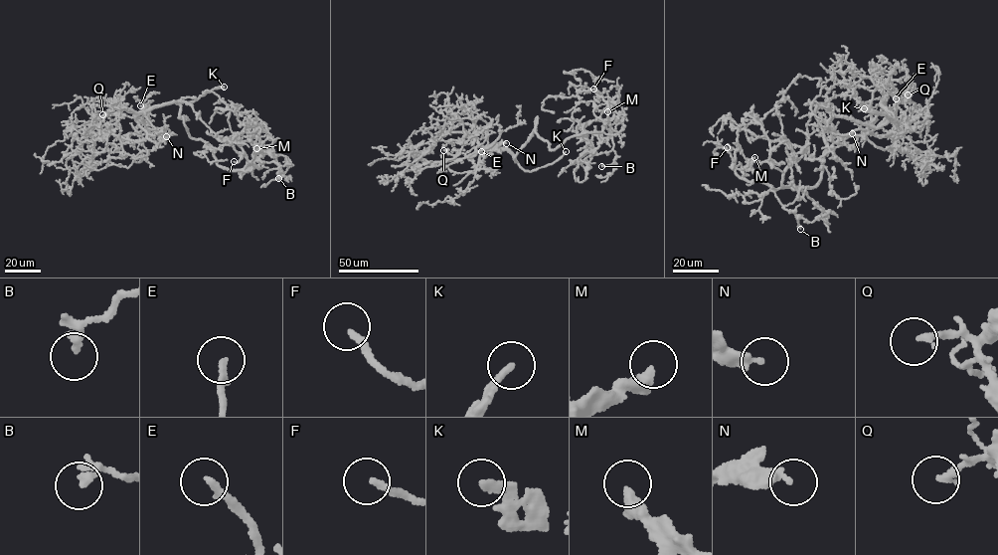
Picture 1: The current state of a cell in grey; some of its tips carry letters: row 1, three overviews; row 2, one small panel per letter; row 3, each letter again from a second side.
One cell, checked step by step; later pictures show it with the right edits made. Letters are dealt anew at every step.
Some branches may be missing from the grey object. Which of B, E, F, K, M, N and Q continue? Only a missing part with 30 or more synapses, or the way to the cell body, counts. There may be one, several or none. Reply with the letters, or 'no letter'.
no letter

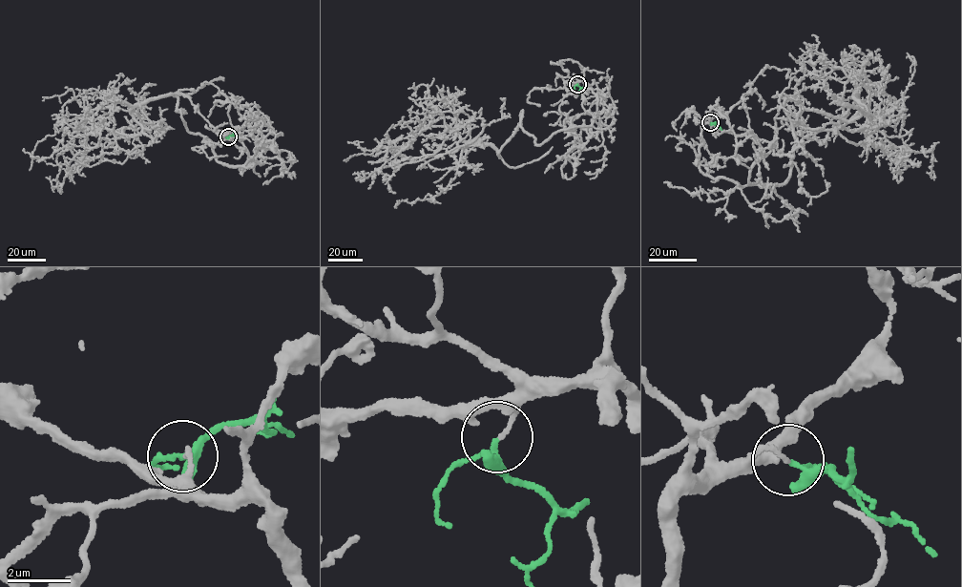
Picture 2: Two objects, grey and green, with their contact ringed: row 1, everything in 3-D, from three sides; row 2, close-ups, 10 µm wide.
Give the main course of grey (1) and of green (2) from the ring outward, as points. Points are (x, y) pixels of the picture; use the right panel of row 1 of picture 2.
1: (710, 122), (704, 174), (783, 183), (788, 96), (847, 121), (859, 94), (852, 129), (891, 100)
2: (710, 122), (721, 130)

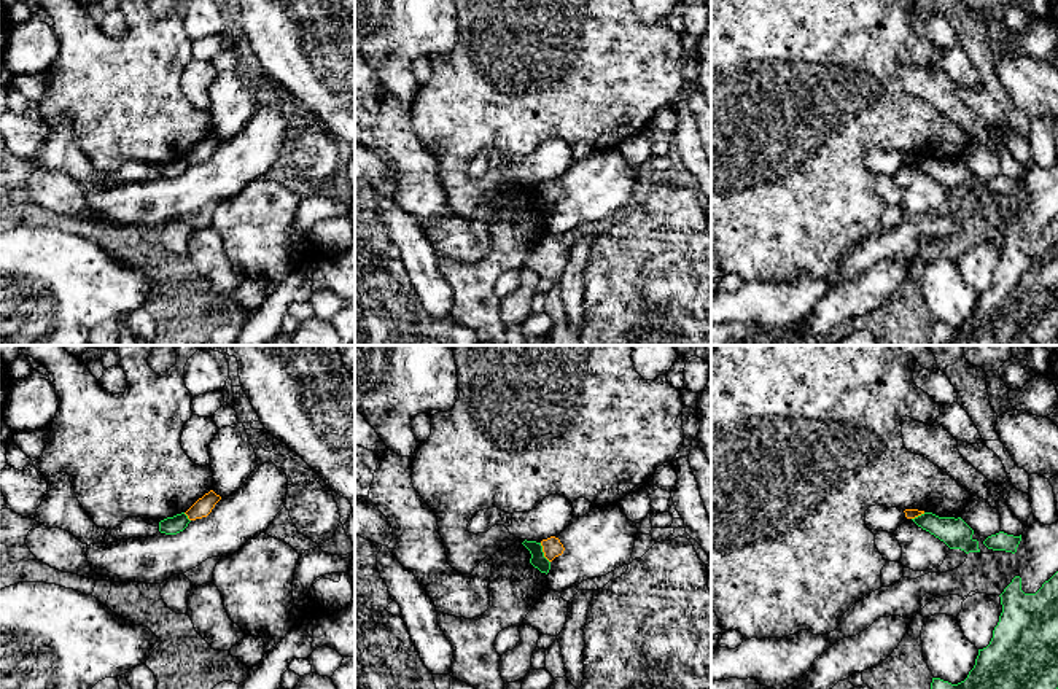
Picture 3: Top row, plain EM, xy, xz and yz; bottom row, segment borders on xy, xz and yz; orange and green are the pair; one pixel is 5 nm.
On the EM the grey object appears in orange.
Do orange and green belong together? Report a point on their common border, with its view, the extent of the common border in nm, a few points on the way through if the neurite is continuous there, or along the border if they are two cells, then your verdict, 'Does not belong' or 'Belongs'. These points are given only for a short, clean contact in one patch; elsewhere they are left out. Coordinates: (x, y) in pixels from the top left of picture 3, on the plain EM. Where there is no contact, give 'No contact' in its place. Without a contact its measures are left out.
Touches orange at xz (544, 196). Shared border 120 nm. Boundary: xz (540, 186), (549, 206). Does not belong

